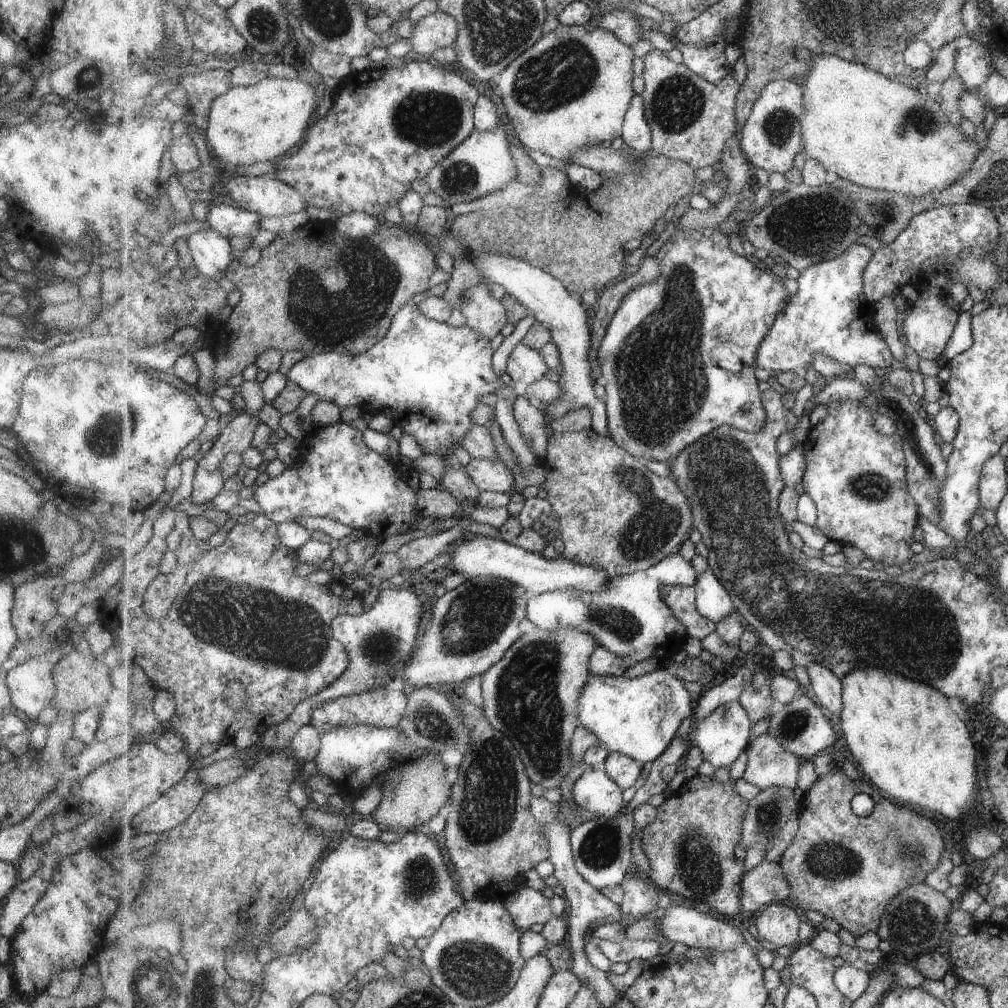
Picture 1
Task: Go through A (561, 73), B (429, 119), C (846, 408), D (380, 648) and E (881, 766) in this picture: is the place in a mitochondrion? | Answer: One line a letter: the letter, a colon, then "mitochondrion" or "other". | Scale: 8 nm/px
A: mitochondrion
B: mitochondrion
C: other
D: mitochondrion
E: other

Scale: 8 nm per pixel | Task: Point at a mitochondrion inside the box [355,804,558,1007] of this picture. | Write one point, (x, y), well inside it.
(473, 970)

